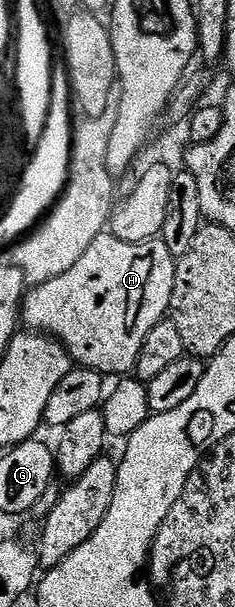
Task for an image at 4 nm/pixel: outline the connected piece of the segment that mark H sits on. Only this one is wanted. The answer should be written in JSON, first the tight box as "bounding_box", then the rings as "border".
{"bounding_box":[20,233,177,377],"border":[[[103,233],[99,237],[95,237],[95,241],[91,241],[91,245],[87,245],[87,253],[83,253],[83,257],[79,257],[79,261],[75,261],[75,265],[71,265],[71,269],[67,269],[67,273],[59,273],[59,277],[55,277],[38,287],[29,287],[26,290],[25,298],[21,300],[20,322],[28,330],[44,333],[63,344],[66,351],[69,352],[70,359],[73,360],[76,366],[89,367],[106,377],[112,377],[112,375],[125,377],[134,370],[144,338],[147,337],[151,329],[155,328],[158,322],[168,316],[171,289],[175,289],[176,272],[177,259],[167,249],[164,239],[158,237],[156,239],[149,239],[145,243],[128,243],[127,241],[119,241],[119,237],[115,237],[114,235]]]}

